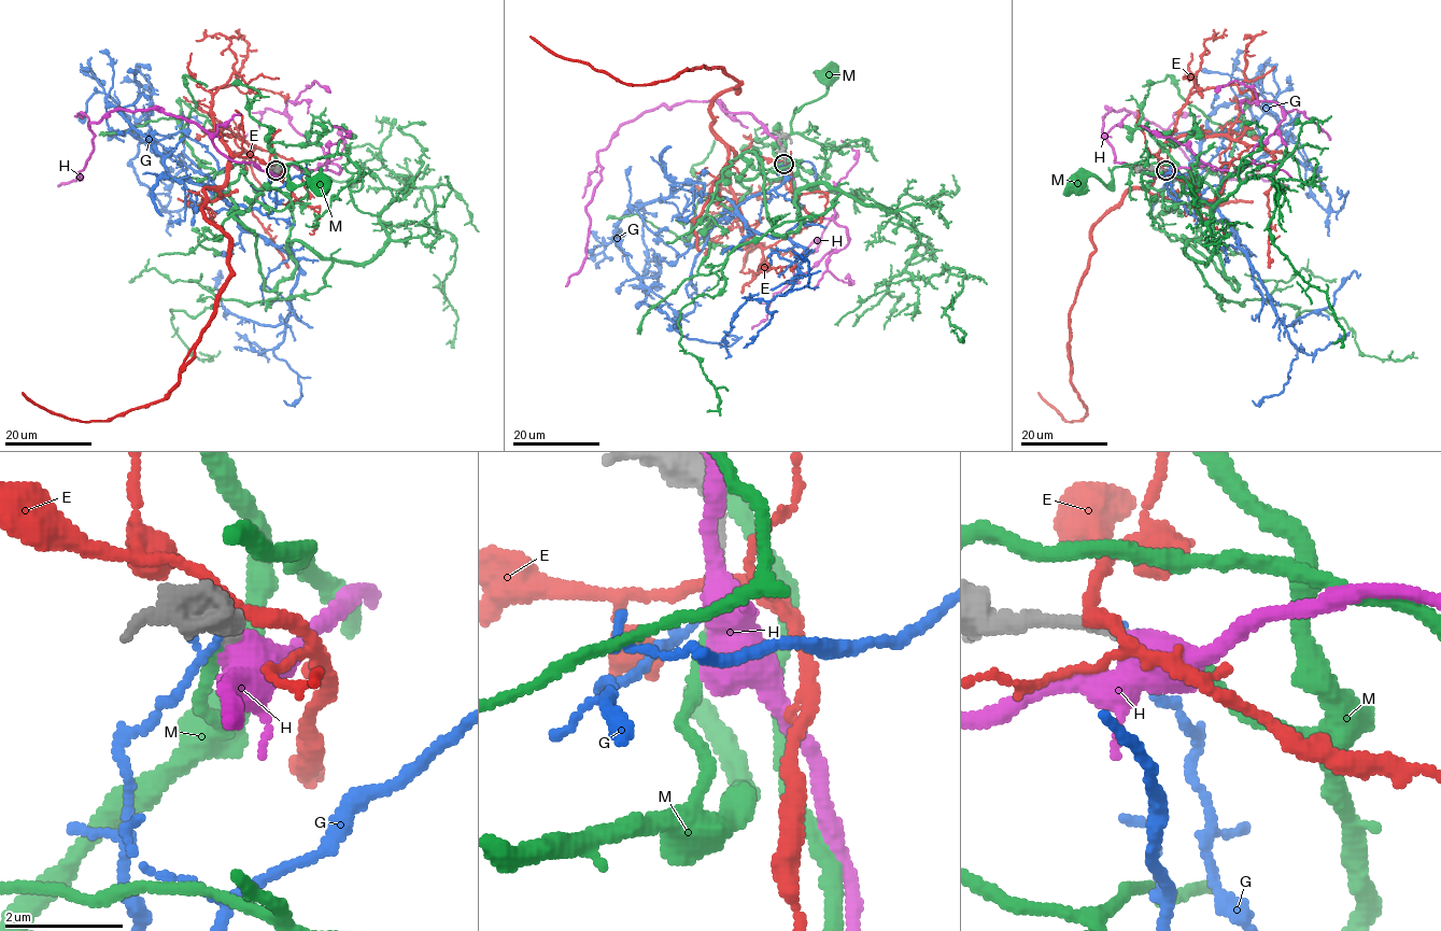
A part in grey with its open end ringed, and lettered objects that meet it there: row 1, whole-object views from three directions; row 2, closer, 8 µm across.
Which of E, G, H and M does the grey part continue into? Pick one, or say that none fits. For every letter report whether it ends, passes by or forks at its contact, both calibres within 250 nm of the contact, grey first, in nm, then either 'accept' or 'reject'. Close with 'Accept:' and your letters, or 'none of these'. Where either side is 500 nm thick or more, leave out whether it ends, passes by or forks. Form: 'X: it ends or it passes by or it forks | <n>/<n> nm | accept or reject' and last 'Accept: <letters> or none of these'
E: it passes by | 300/240 nm | reject
G: it ends | 240/100 nm | reject
H: it forks | 220/440 nm | reject
M: it ends | 200/160 nm | accept
Accept: M

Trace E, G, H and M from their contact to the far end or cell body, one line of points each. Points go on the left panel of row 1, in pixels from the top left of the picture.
E: (277, 168), (235, 156), (227, 181), (203, 189), (230, 277), (161, 399), (80, 421), (22, 393)
G: (276, 170), (270, 212), (228, 205), (300, 272), (288, 315), (266, 325), (231, 313), (217, 273)
H: (277, 170), (230, 160), (194, 123), (154, 109), (115, 110), (89, 125), (94, 150), (81, 179), (58, 186)
M: (276, 170), (276, 177), (281, 165), (277, 164), (282, 164), (288, 179), (296, 185), (318, 175), (316, 182)

